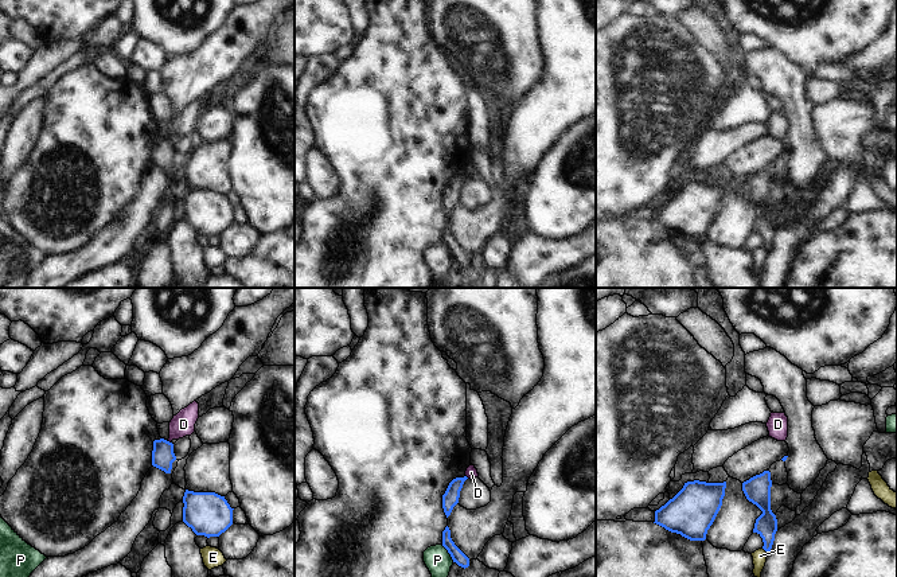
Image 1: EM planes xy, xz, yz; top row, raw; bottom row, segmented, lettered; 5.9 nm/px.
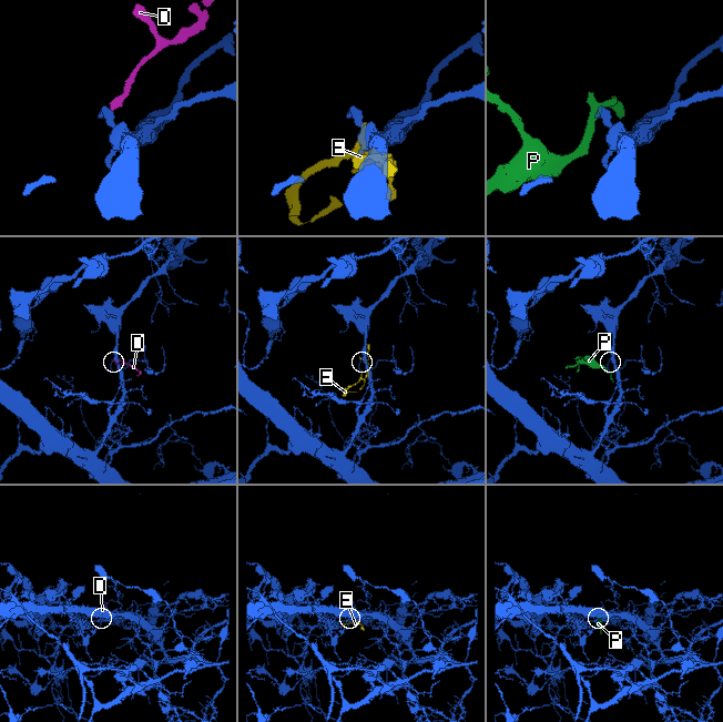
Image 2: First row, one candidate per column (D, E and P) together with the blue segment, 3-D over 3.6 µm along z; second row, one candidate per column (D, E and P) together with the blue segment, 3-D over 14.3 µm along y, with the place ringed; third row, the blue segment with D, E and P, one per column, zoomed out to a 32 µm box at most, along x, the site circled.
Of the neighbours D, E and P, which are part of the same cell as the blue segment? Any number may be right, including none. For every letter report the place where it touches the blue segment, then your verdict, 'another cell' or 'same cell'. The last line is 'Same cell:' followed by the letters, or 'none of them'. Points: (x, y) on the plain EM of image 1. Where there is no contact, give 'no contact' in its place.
D: xy (168, 140) | another cell
E: yz (764, 248) | another cell
P: xz (448, 250) | another cell
Same cell: none of them

